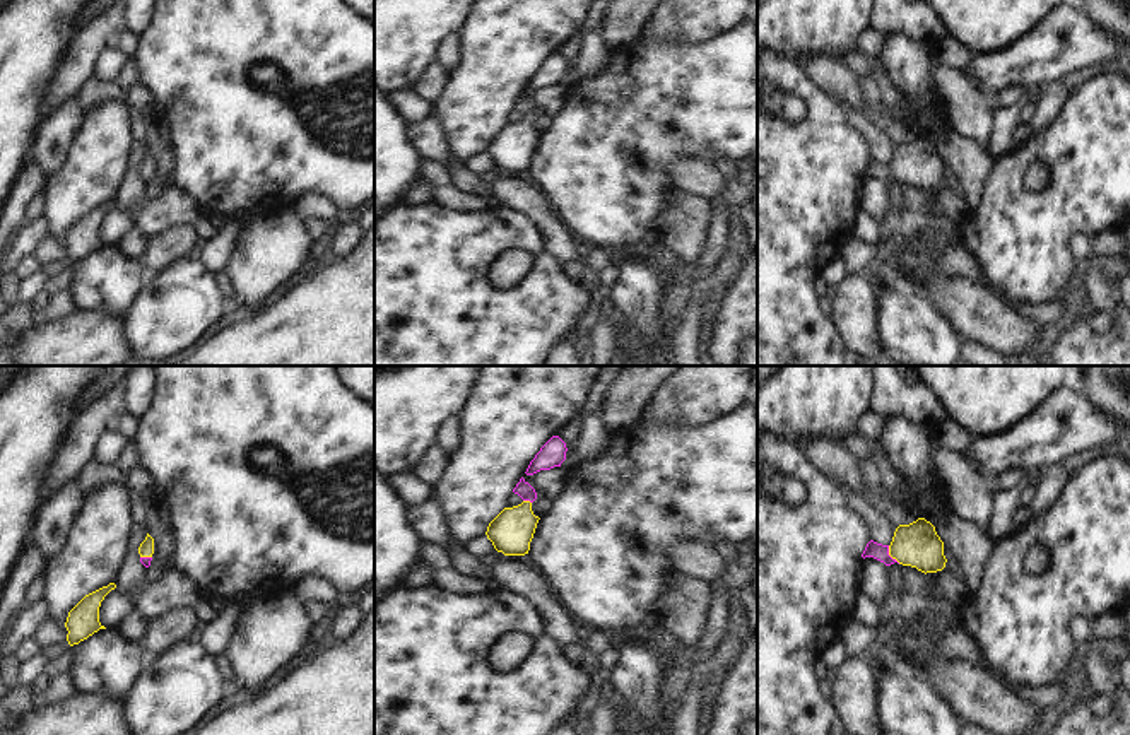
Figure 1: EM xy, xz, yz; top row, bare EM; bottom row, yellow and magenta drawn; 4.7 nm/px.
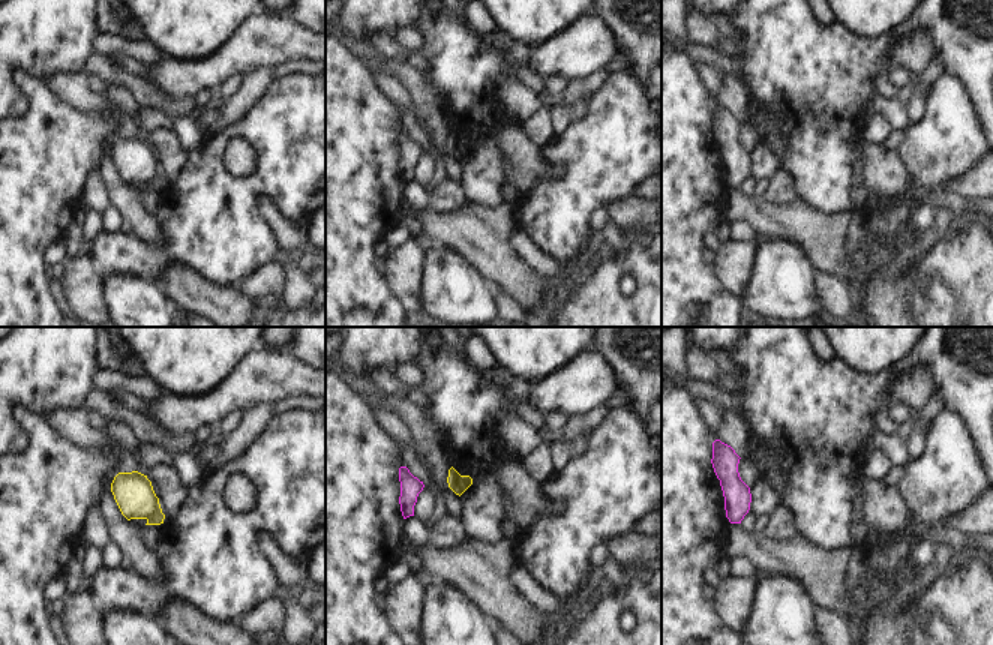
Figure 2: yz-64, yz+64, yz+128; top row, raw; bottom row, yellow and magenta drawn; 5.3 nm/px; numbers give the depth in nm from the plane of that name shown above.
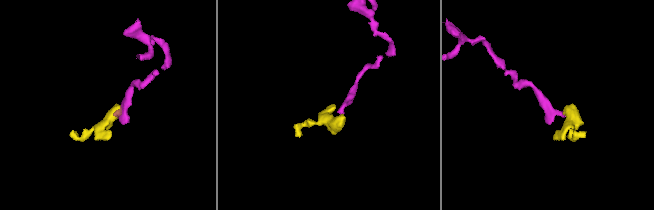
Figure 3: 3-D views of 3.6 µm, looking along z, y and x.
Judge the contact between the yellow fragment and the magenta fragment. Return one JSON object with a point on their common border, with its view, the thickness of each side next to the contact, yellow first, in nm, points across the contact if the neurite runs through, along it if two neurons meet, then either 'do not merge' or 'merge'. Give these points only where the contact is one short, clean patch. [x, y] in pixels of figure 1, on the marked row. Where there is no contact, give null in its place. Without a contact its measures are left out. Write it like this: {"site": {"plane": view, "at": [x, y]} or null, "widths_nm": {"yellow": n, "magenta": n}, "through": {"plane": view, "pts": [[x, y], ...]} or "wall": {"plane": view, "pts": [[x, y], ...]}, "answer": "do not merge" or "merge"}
{"site": {"plane": "yz", "at": [891, 556]}, "widths_nm": {"yellow": 200, "magenta": 80}, "through": {"plane": "yz", "pts": [[917, 544], [891, 556], [877, 551]]}, "answer": "merge"}

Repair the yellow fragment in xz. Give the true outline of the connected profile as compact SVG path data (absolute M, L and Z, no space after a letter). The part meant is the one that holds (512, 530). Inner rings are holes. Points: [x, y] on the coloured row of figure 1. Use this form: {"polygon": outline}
{"polygon": "M521 477L513 489L523 503L513 508L504 508L487 526L487 538L497 552L504 556L525 556L530 550L539 516L532 511L532 503L537 499L535 489Z"}

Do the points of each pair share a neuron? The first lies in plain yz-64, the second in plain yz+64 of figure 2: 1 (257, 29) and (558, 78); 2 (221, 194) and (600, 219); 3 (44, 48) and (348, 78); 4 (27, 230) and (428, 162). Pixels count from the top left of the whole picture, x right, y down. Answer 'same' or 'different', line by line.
1: different
2: different
3: different
4: different

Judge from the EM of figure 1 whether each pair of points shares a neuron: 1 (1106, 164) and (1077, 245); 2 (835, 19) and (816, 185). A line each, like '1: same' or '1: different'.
1: different
2: different

